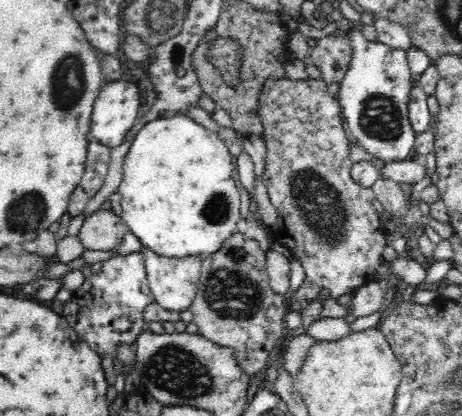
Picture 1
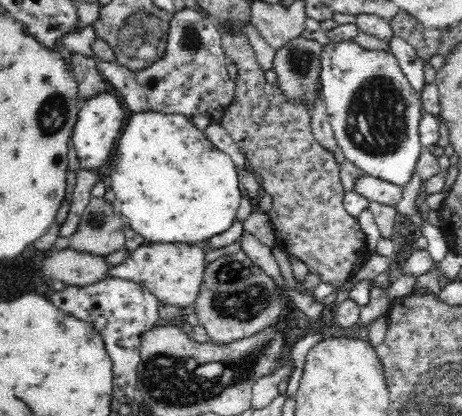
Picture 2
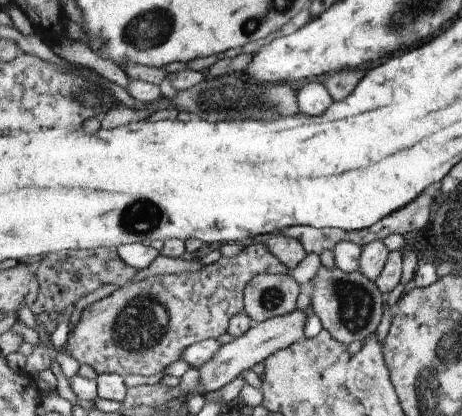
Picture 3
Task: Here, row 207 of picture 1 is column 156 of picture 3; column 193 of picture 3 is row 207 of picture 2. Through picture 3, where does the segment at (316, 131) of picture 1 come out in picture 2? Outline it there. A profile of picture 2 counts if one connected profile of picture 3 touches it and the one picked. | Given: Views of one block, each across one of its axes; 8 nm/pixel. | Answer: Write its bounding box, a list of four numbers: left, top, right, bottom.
[222,32,366,288]

